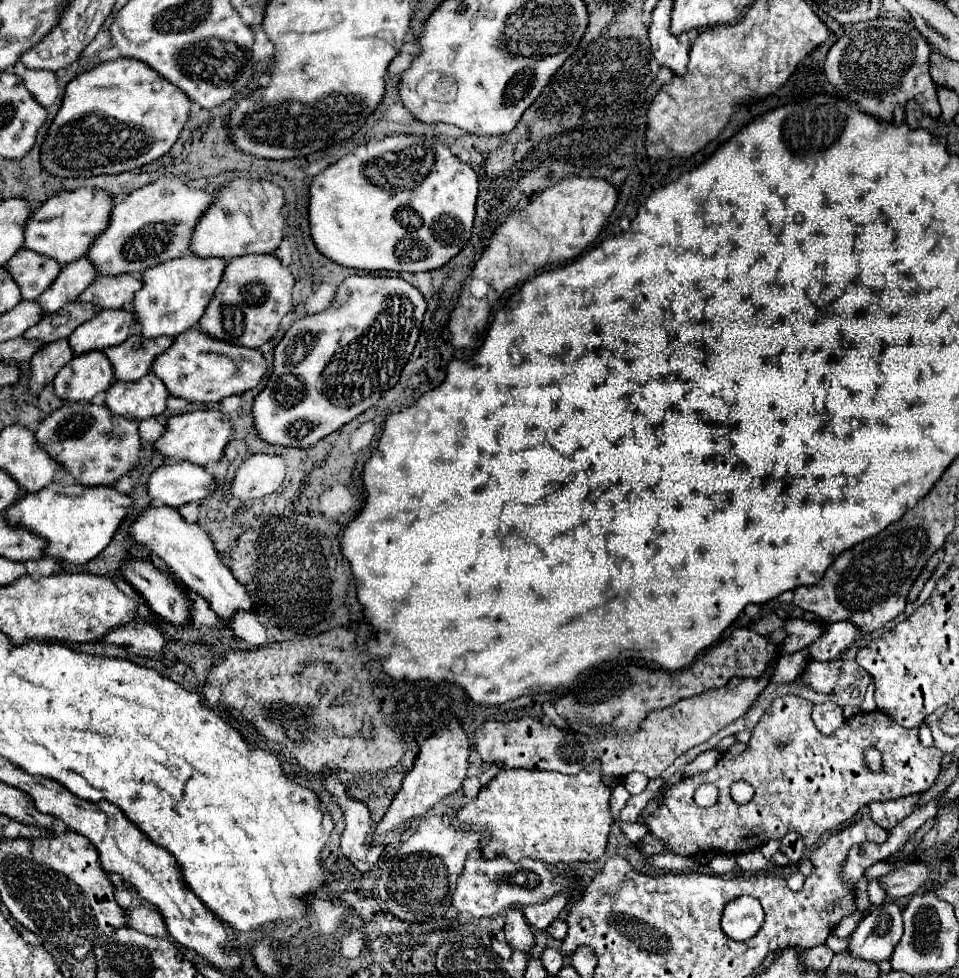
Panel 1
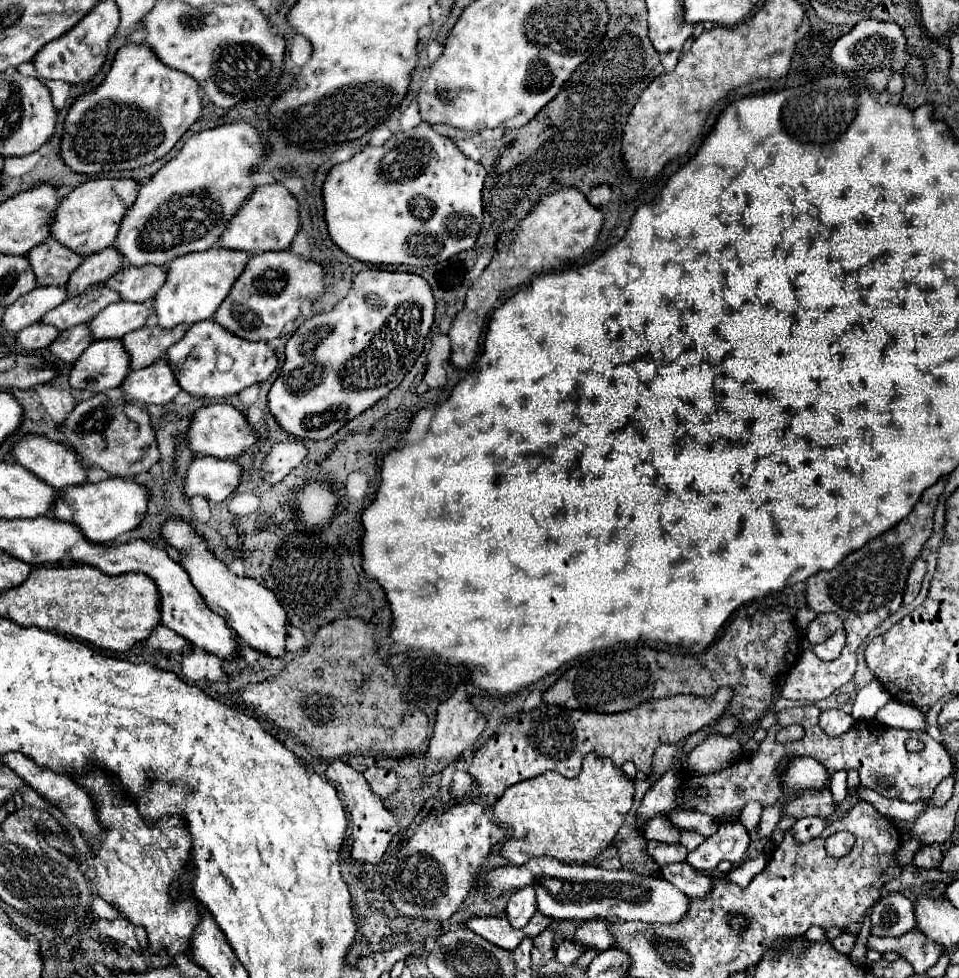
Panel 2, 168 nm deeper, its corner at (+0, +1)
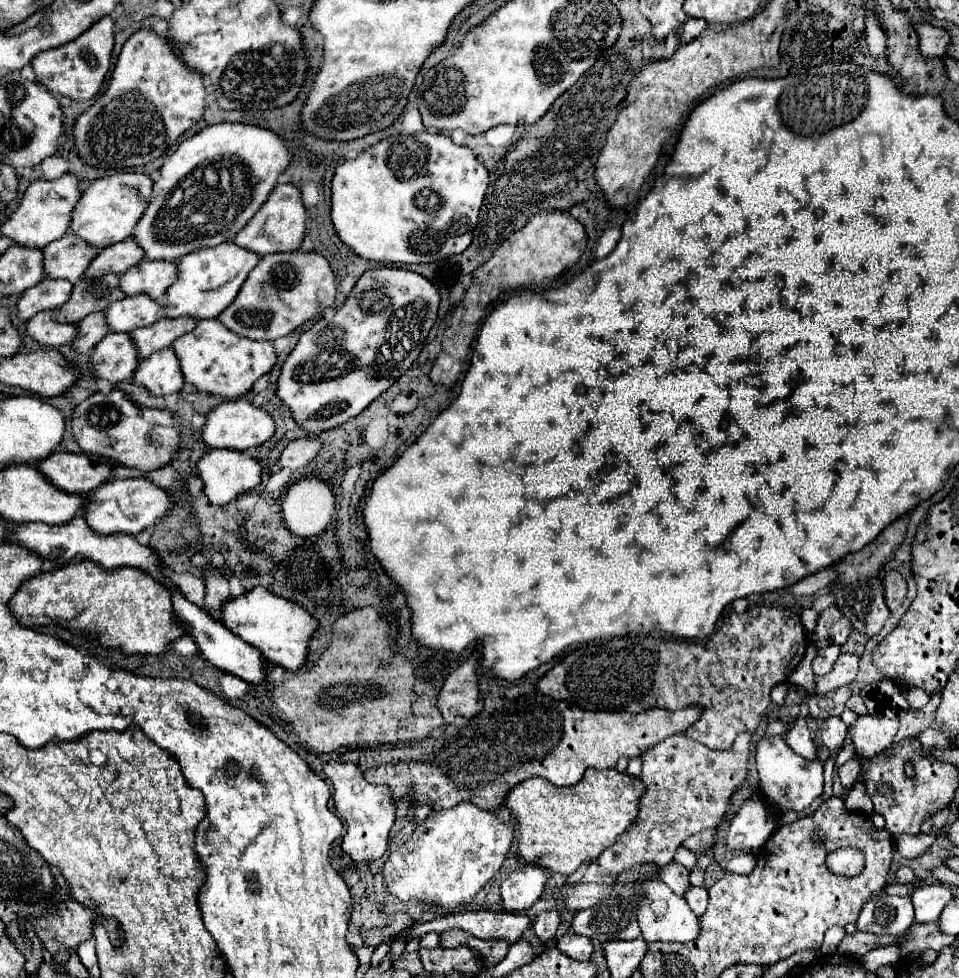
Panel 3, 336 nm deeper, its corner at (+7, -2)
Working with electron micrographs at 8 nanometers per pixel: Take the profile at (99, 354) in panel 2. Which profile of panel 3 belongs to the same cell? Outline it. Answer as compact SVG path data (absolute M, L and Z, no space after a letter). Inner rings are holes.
M108 332L94 348L92 366L98 378L110 380L112 384L130 380L140 364L138 350L126 332Z

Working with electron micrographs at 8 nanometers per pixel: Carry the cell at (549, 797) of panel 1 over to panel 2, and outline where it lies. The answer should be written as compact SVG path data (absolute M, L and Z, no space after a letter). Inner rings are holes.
M589 753L583 761L583 769L575 779L567 779L557 773L545 773L537 779L527 779L515 783L505 789L505 793L491 805L491 811L497 817L497 823L507 829L507 841L501 849L501 857L505 857L513 865L523 865L531 857L553 857L563 863L587 863L599 857L613 841L617 829L621 827L625 813L633 807L633 781L623 775L619 767L615 767L609 759L601 759L595 753Z

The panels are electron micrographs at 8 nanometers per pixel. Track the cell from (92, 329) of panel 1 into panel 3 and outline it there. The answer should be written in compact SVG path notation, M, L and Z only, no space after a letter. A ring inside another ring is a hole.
M126 296L108 306L106 322L112 332L130 332L154 324L162 316L162 306L150 296Z

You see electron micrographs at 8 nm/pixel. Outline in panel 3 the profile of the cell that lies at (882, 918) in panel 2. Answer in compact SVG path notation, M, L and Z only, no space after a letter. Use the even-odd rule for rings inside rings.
M878 896L864 904L856 928L872 934L902 934L914 922L910 896Z

